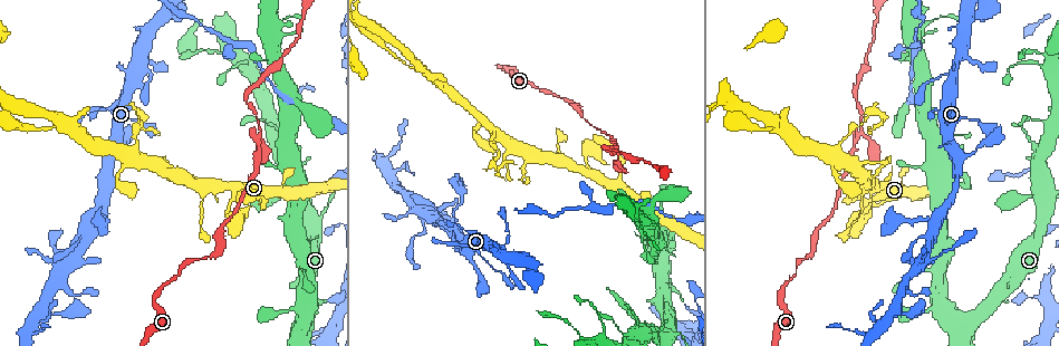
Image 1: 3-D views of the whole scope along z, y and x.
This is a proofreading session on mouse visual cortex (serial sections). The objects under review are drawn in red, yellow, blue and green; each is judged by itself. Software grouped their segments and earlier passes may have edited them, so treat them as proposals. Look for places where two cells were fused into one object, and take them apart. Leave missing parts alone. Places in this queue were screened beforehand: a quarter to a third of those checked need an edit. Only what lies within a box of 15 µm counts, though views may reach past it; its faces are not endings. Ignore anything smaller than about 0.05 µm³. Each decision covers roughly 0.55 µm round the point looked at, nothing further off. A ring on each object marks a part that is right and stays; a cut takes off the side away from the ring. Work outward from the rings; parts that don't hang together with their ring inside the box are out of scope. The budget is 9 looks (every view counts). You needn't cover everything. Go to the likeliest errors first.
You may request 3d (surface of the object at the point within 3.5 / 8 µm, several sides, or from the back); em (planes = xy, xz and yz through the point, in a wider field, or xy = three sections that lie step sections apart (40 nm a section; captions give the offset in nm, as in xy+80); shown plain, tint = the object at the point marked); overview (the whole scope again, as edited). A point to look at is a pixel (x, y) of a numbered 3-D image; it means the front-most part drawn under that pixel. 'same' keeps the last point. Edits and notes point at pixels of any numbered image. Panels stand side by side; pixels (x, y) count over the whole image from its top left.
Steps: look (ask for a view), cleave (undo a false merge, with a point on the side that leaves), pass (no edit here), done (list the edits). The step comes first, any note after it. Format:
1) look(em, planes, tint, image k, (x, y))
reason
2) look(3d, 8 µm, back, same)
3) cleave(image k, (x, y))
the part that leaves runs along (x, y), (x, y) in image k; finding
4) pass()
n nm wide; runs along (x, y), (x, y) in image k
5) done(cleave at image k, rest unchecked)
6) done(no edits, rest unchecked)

look(3d, 8 µm, image 1, (856, 137))
two arms in line, one across

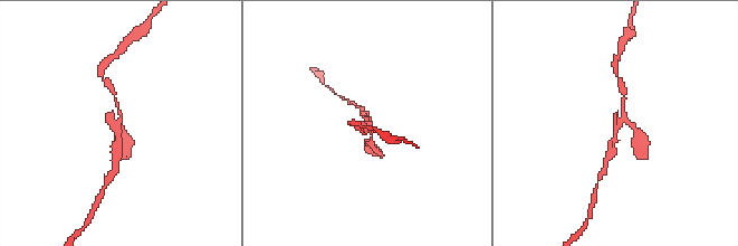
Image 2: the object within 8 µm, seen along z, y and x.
look(3d, 3.5 µm, image 2, (621, 120))

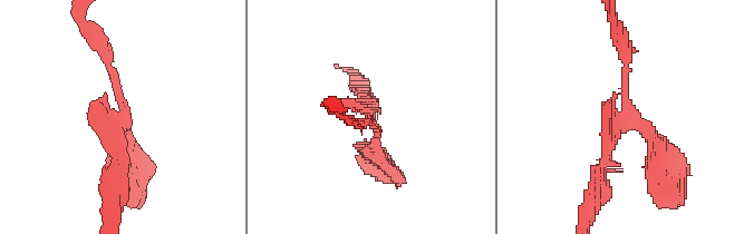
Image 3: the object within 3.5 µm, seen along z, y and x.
look(em, planes, tint, image 3, (618, 122))
3 arms; arms of 150, 150, 250 nm

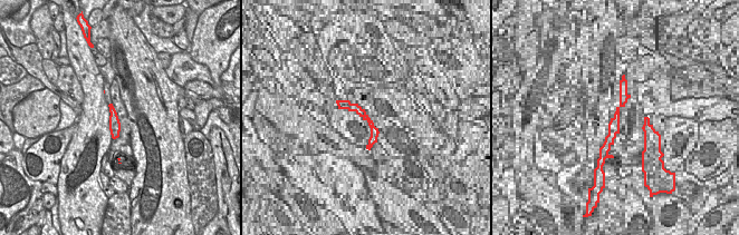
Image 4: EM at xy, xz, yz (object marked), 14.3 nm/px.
pass()
all the same cell

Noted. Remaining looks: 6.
look(3d, 3.5 µm, image 1, (498, 154))
sharp bend

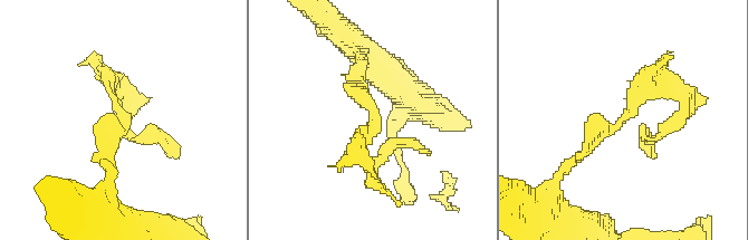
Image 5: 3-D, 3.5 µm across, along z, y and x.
cleave(image 5, (382, 159))
arms of 150, 150 nm; the part that leaves runs along (373, 121), (356, 132), (370, 181) in image 5; a second cell is stuck on

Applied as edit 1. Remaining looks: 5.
look(overview)

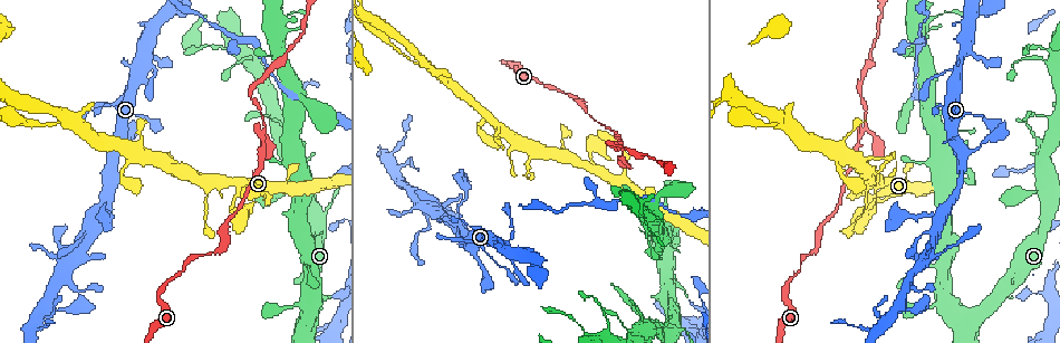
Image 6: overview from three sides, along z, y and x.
look(3d, 3.5 µm, image 6, (959, 73))
a fork

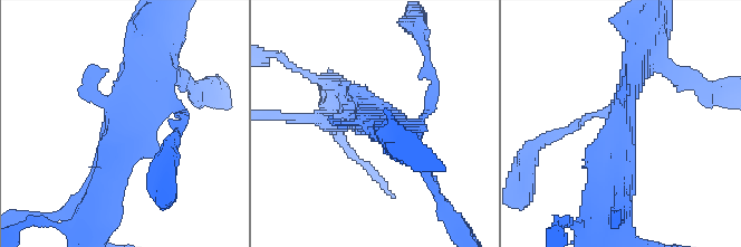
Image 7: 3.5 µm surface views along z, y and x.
look(em, xy, step 5, tint, image 7, (125, 128))
shape alone is not enough

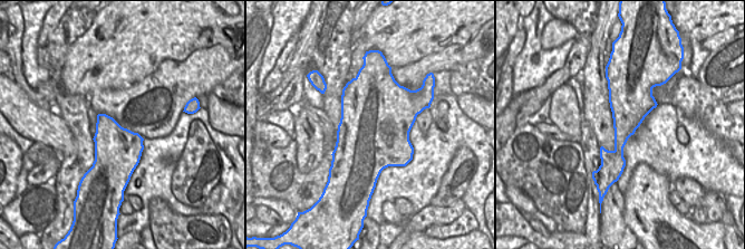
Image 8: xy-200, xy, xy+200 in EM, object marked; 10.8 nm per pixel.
look(em, xy, step 1, tint, same)

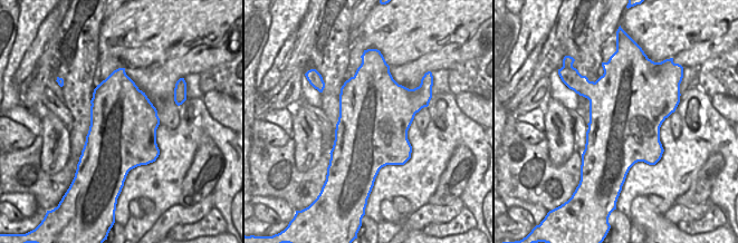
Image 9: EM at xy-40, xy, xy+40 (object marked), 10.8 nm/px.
pass()
continuous, no second cell

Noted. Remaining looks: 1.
done(cleave at image 5, rest unchecked)

